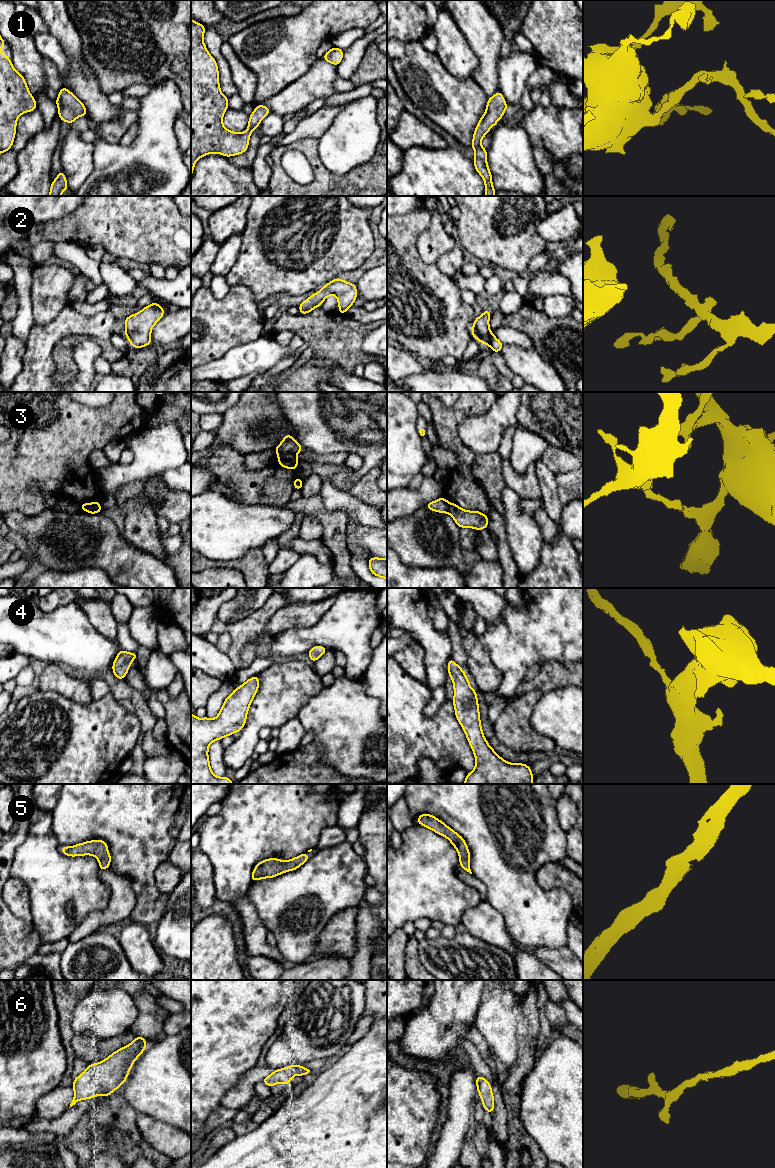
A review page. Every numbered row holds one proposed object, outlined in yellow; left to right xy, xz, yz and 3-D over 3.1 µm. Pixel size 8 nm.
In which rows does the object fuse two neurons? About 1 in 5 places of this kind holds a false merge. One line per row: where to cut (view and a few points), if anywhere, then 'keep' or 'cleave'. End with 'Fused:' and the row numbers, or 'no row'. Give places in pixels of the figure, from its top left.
1: no cut; keep
2: no cut; keep
3: cut in xz along (296, 453), (278, 454); cleave
4: no cut; keep
5: no cut; keep
6: no cut; keep
Fused: 3

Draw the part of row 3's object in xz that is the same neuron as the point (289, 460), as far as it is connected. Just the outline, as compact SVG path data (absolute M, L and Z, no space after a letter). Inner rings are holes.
M286 453L278 454L278 463L284 468L296 470L299 461L297 459L297 454Z

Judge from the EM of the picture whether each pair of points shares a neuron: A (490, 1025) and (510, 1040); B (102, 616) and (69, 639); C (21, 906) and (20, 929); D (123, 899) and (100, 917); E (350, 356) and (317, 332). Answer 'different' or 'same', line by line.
A: same
B: different
C: different
D: same
E: same

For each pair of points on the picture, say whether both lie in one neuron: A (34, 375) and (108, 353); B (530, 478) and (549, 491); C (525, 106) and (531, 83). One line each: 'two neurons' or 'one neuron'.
A: two neurons
B: two neurons
C: one neuron

